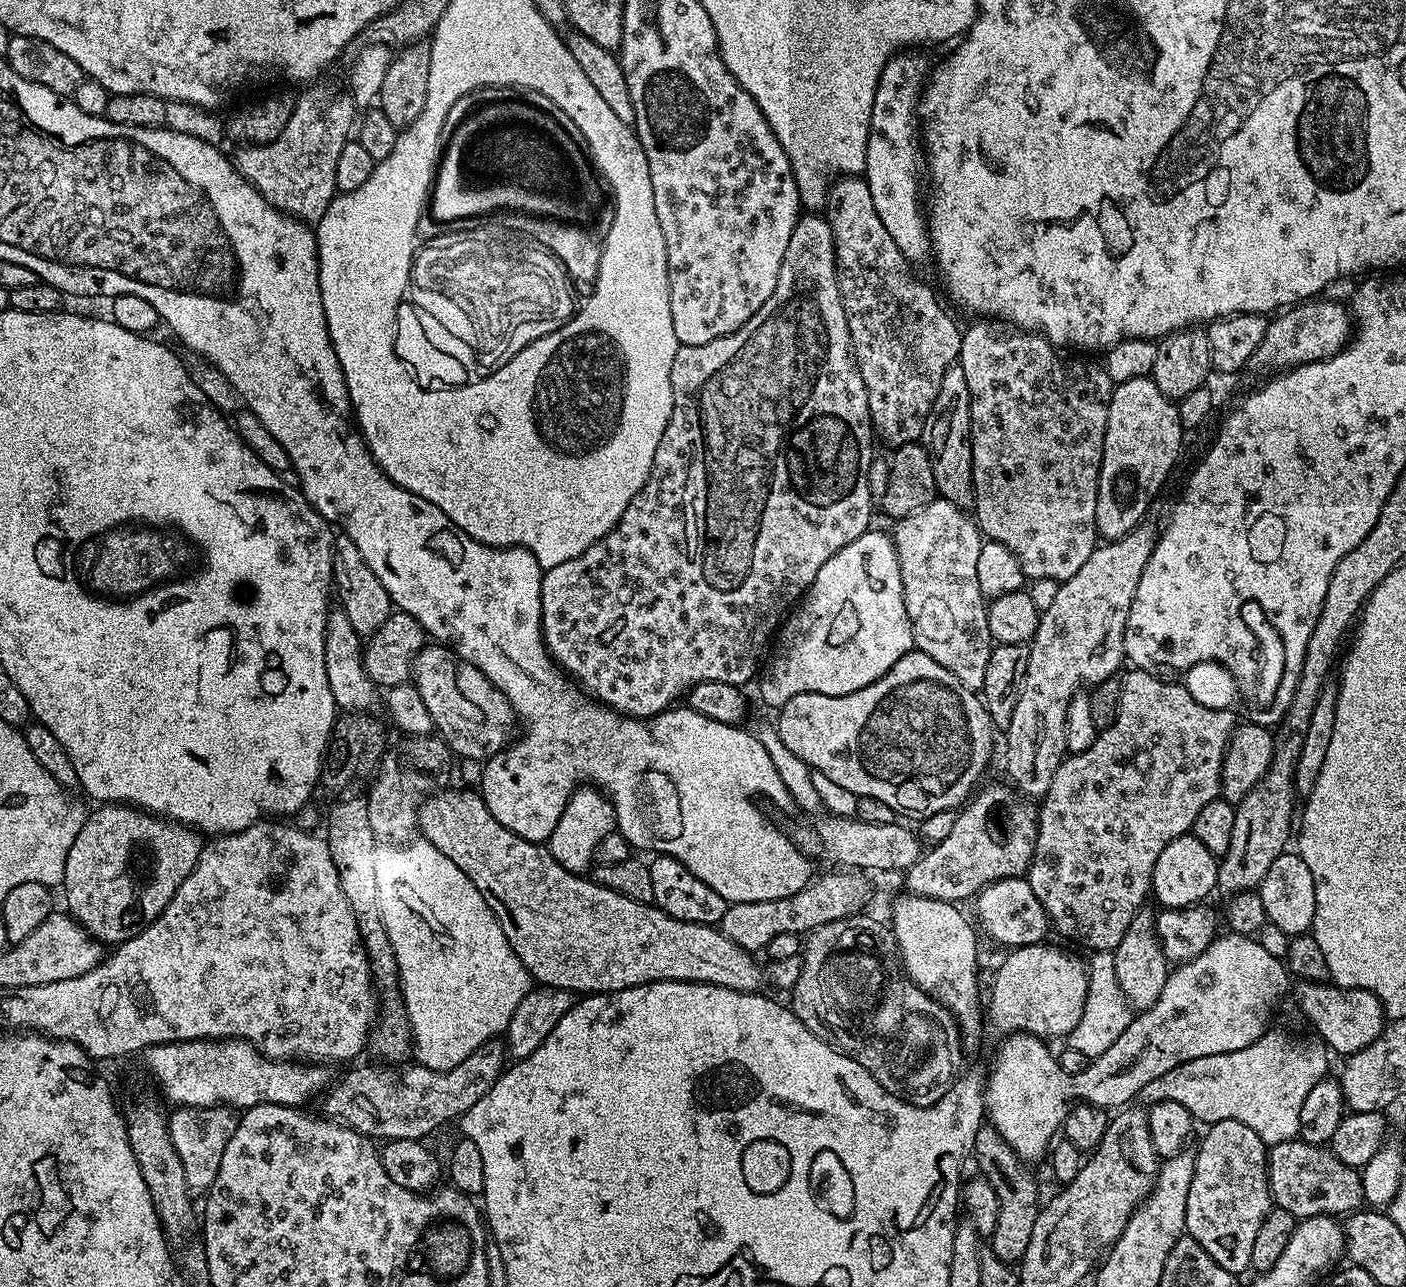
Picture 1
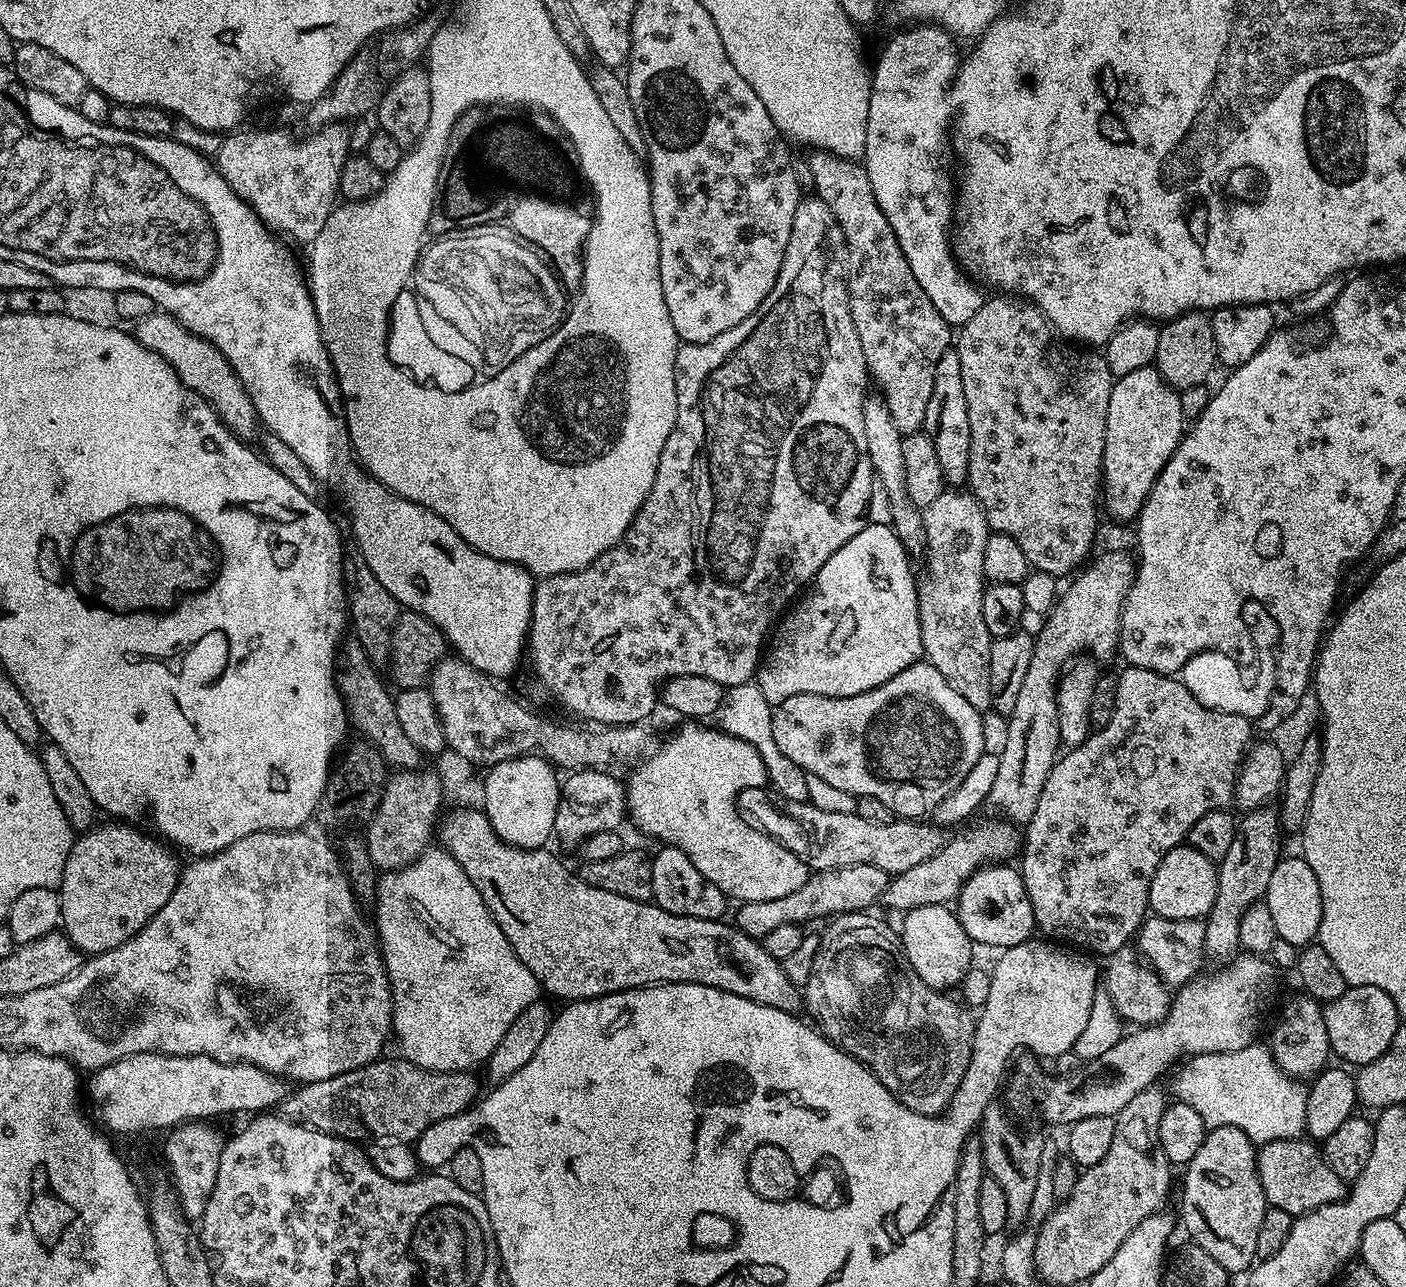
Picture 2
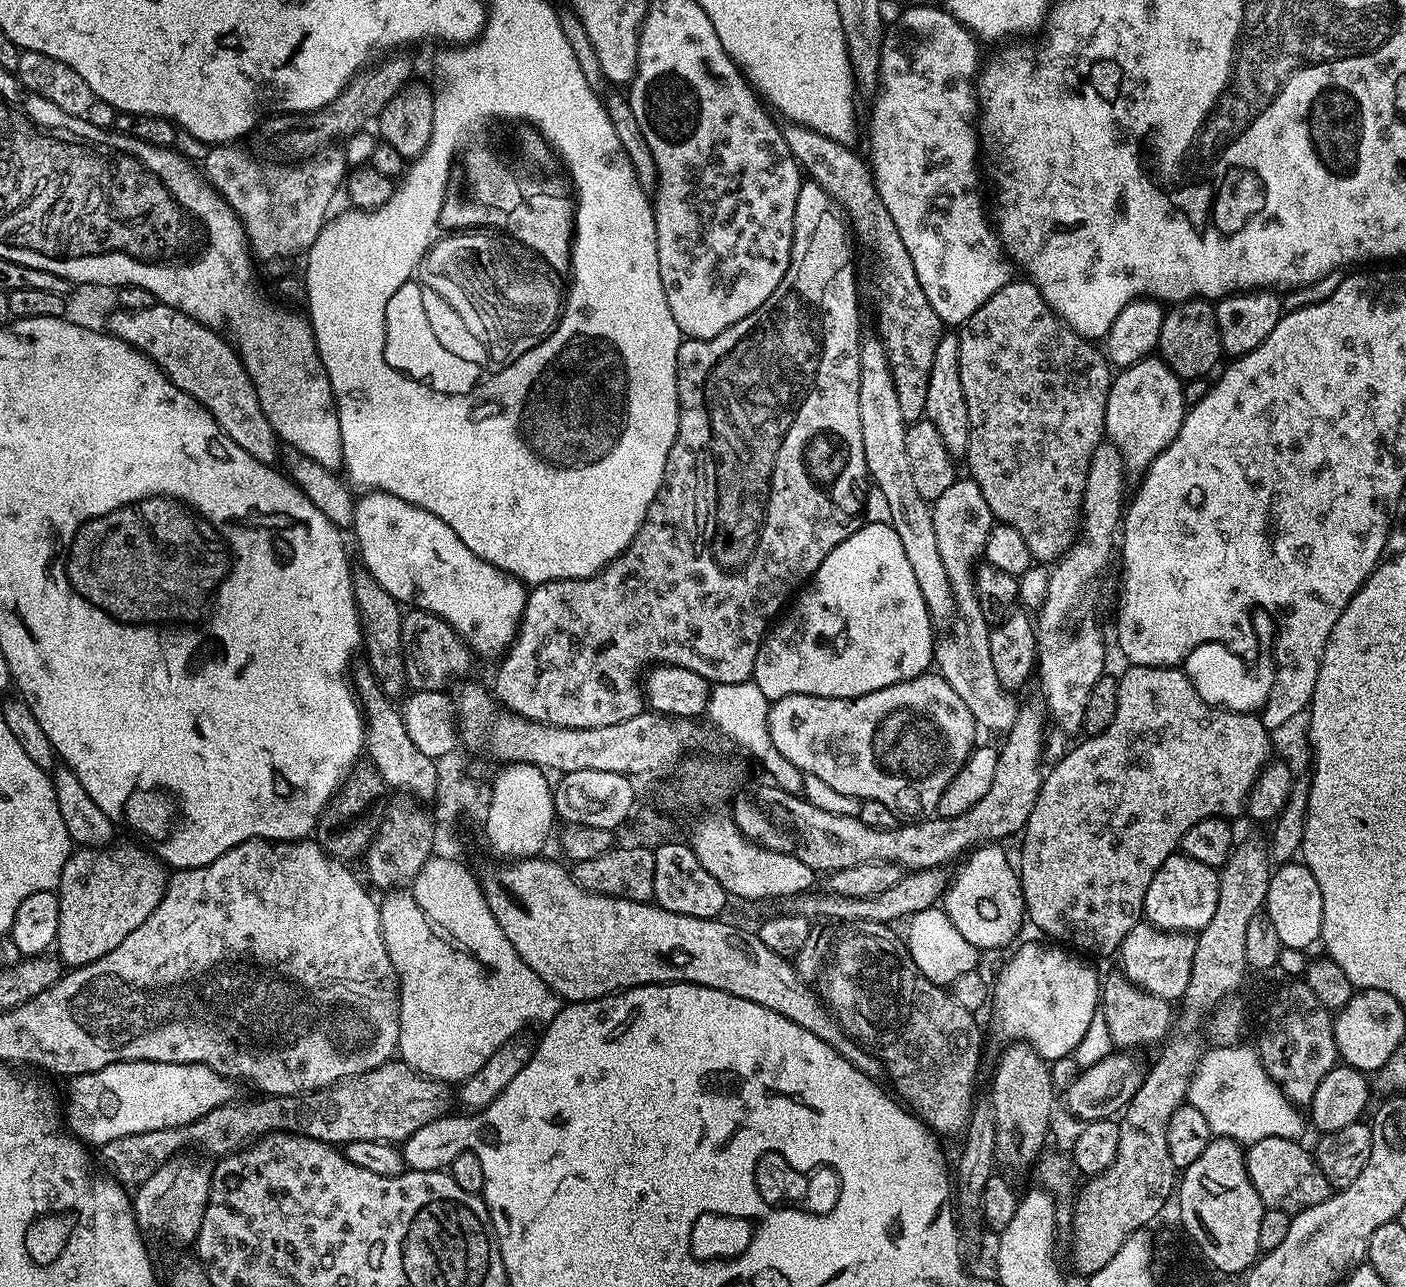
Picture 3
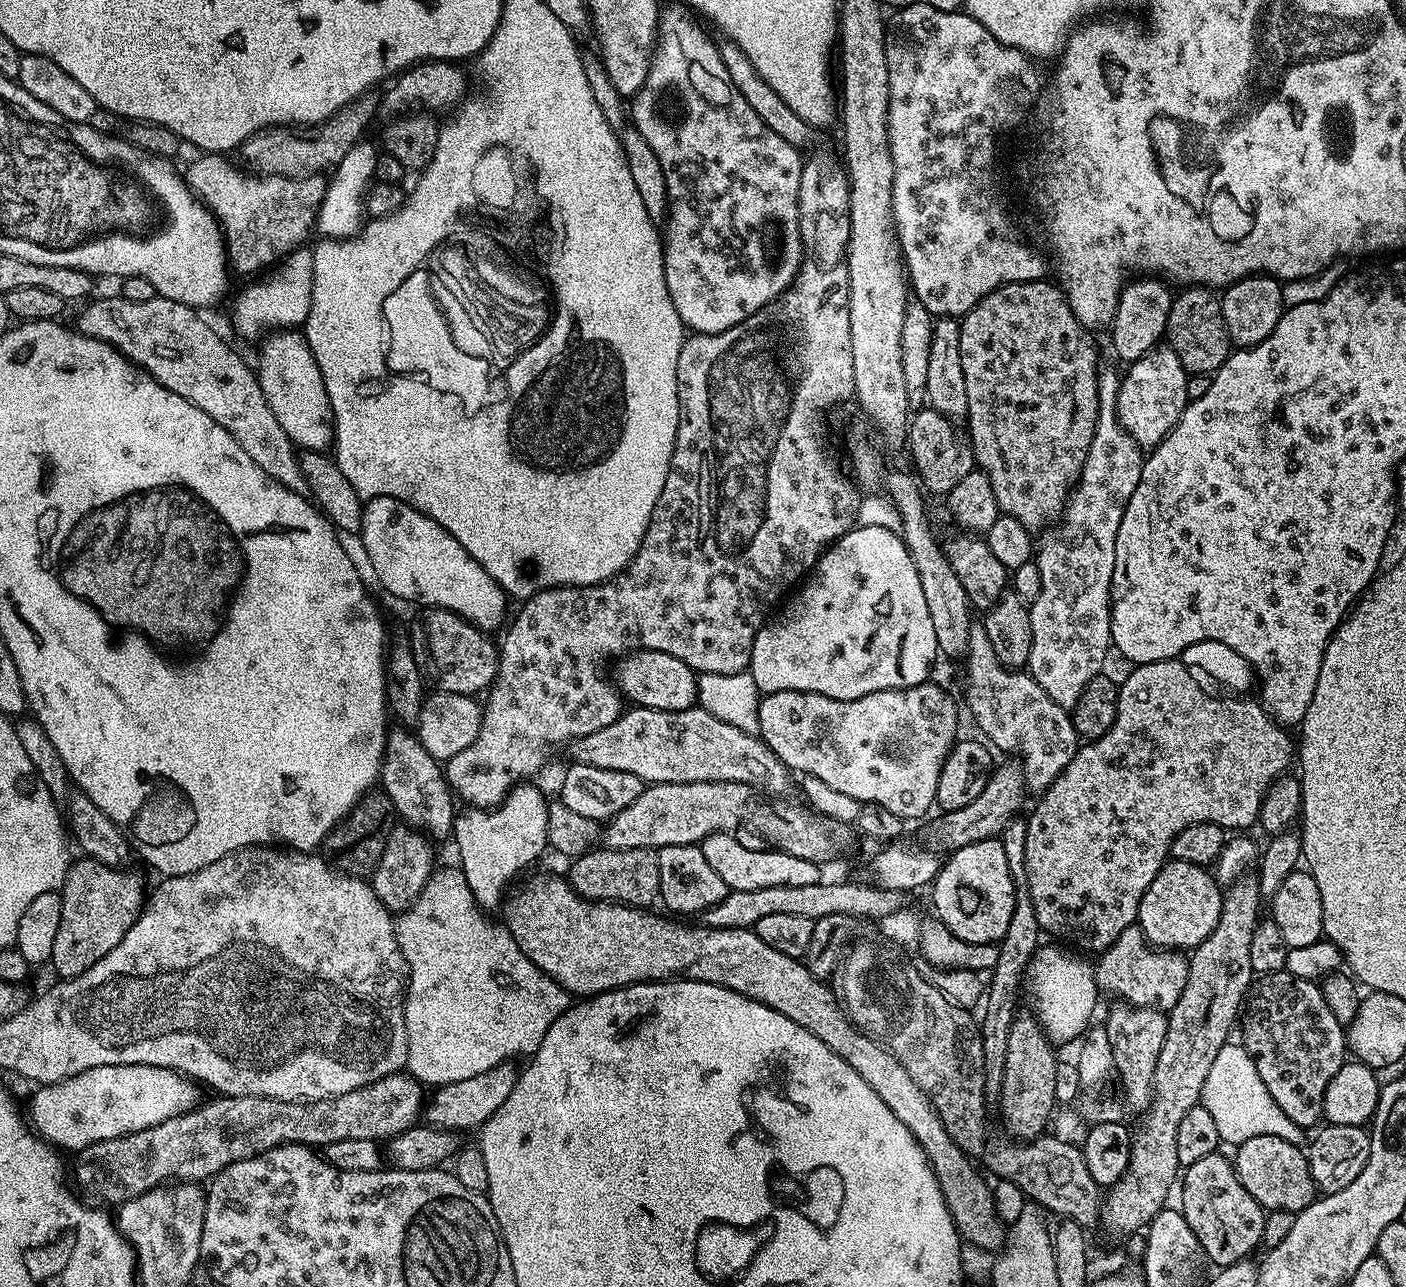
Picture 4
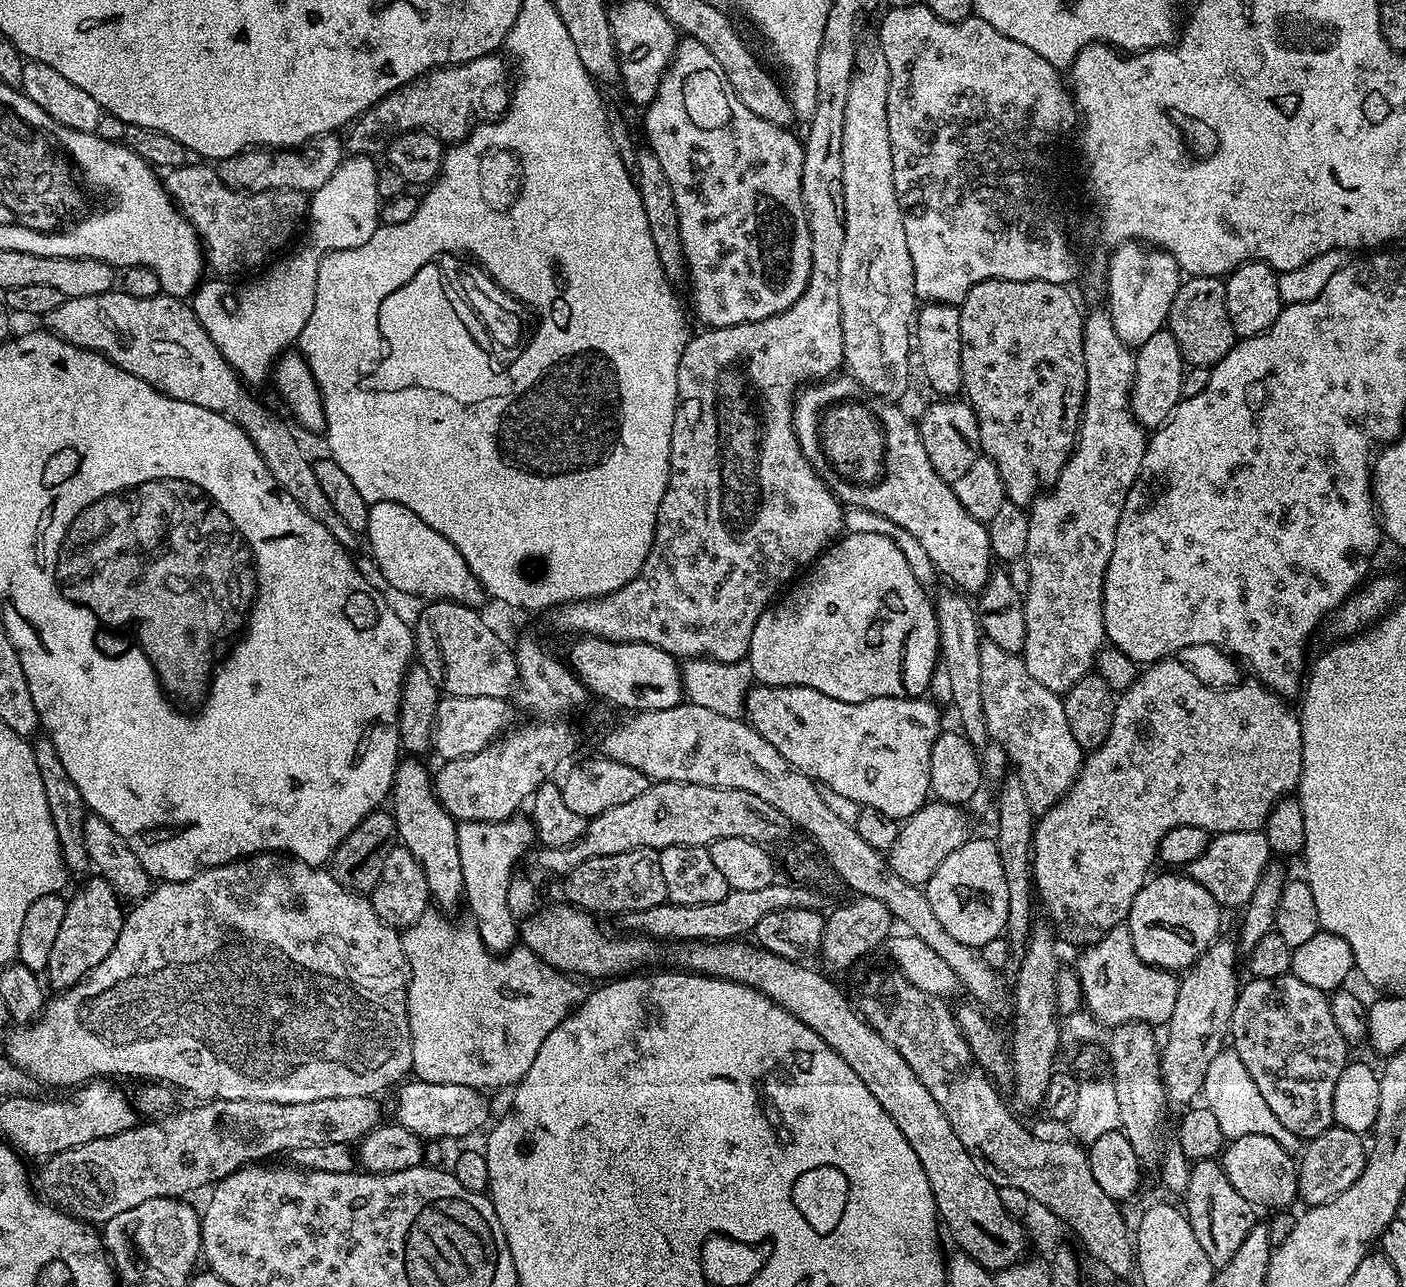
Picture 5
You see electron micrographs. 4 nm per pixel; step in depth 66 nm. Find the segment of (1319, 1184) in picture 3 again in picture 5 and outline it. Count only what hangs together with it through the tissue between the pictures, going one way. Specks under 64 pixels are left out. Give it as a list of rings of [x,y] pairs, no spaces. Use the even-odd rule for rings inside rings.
[[[1246,1134],[1231,1141],[1223,1149],[1222,1167],[1226,1178],[1230,1178],[1230,1186],[1234,1186],[1234,1190],[1238,1190],[1238,1194],[1242,1194],[1242,1198],[1246,1198],[1253,1206],[1288,1206],[1294,1200],[1294,1193],[1297,1191],[1297,1161],[1269,1136]]]

